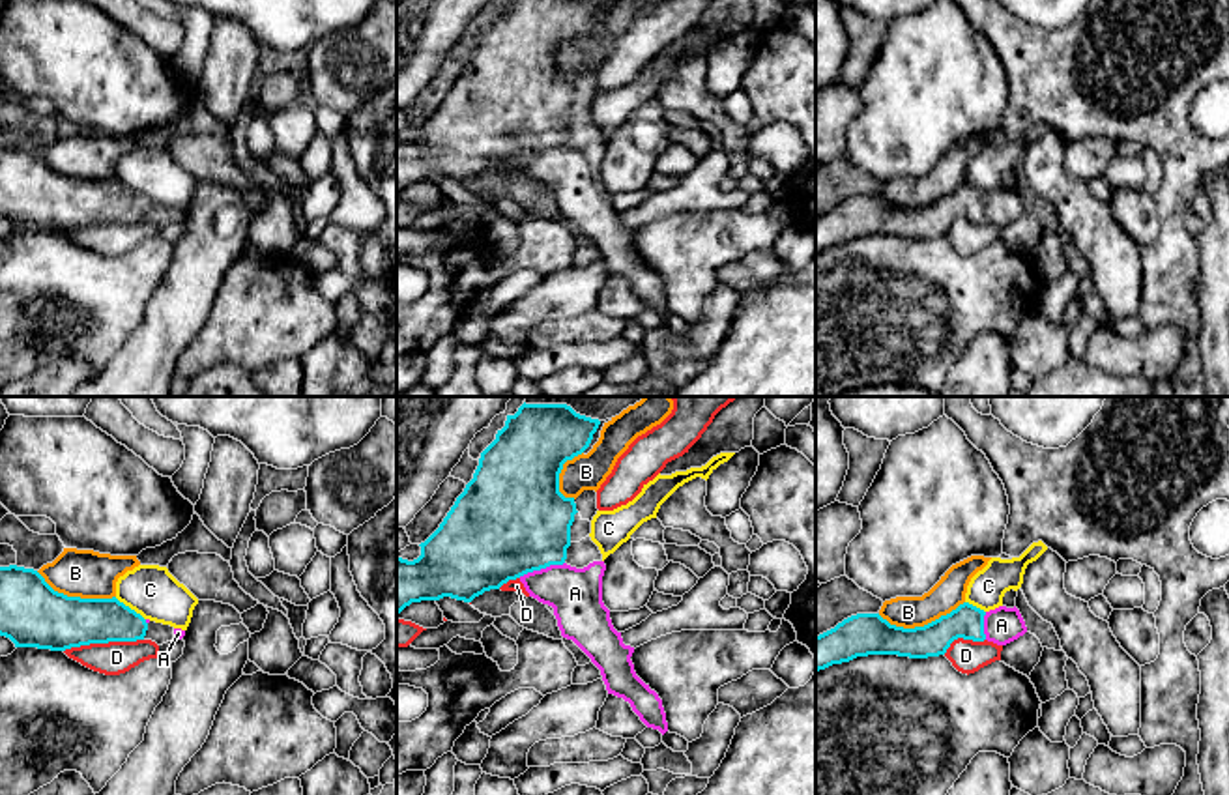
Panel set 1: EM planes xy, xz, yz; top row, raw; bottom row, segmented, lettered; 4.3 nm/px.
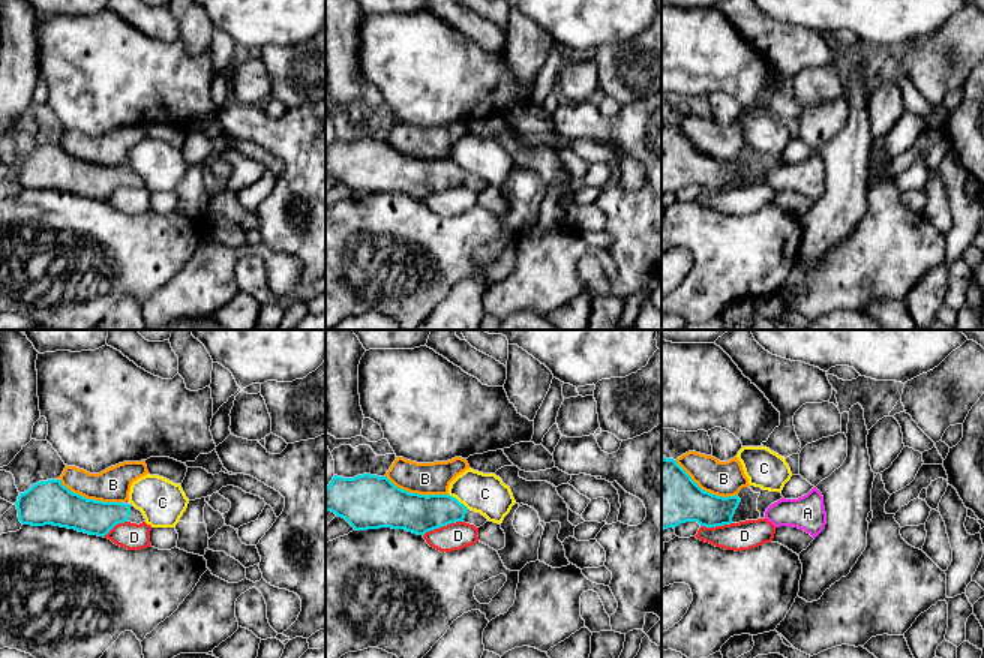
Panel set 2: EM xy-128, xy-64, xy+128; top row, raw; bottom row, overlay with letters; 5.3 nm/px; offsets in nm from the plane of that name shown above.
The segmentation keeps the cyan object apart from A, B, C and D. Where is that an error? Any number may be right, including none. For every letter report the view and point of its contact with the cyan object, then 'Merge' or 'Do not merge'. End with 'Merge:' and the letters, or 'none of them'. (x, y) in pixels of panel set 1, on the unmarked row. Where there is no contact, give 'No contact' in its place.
A: Touches cyan at xz (541, 148). Merge
B: Touches cyan at yz (921, 208). Do not merge
C: Touches cyan at xy (128, 187). Do not merge
D: Touches cyan at xy (103, 223). Do not merge
Merge: A

